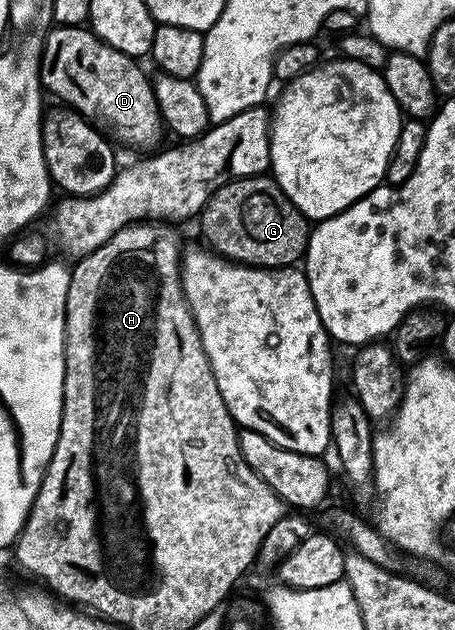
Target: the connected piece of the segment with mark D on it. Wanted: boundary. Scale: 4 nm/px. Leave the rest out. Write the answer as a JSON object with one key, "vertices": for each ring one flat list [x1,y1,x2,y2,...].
{"vertices":[[58,25,47,32,42,48,42,66,38,68,38,75,47,94,55,93,62,100,59,102,63,106,73,109,75,113,81,113,95,126,103,130,111,129,115,142,123,141,134,149,146,149,161,139,162,133,164,134,164,122,156,103,154,82,149,76,146,78,145,71,138,65,141,64,135,58,124,55,122,51,116,51,114,47,108,47,108,43,101,41,93,29,82,25]]}

